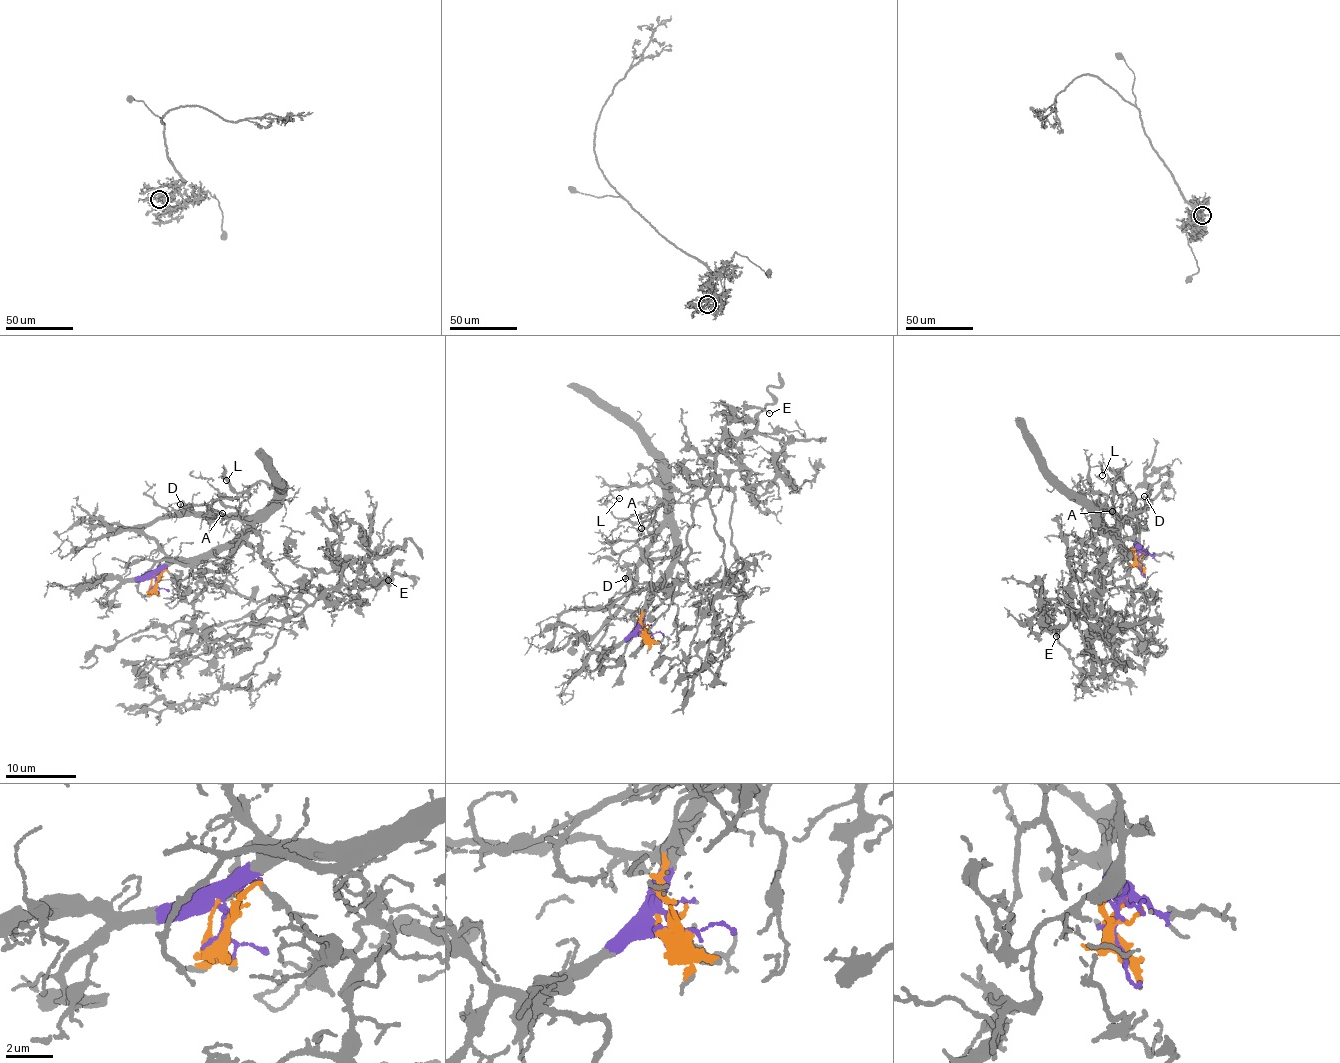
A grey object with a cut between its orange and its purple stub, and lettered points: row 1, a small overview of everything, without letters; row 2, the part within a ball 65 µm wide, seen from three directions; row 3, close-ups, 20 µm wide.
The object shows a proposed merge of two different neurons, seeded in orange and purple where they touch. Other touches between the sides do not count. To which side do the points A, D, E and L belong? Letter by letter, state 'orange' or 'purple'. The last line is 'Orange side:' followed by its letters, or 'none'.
A: purple
D: purple
E: orange
L: purple
Orange side: E

